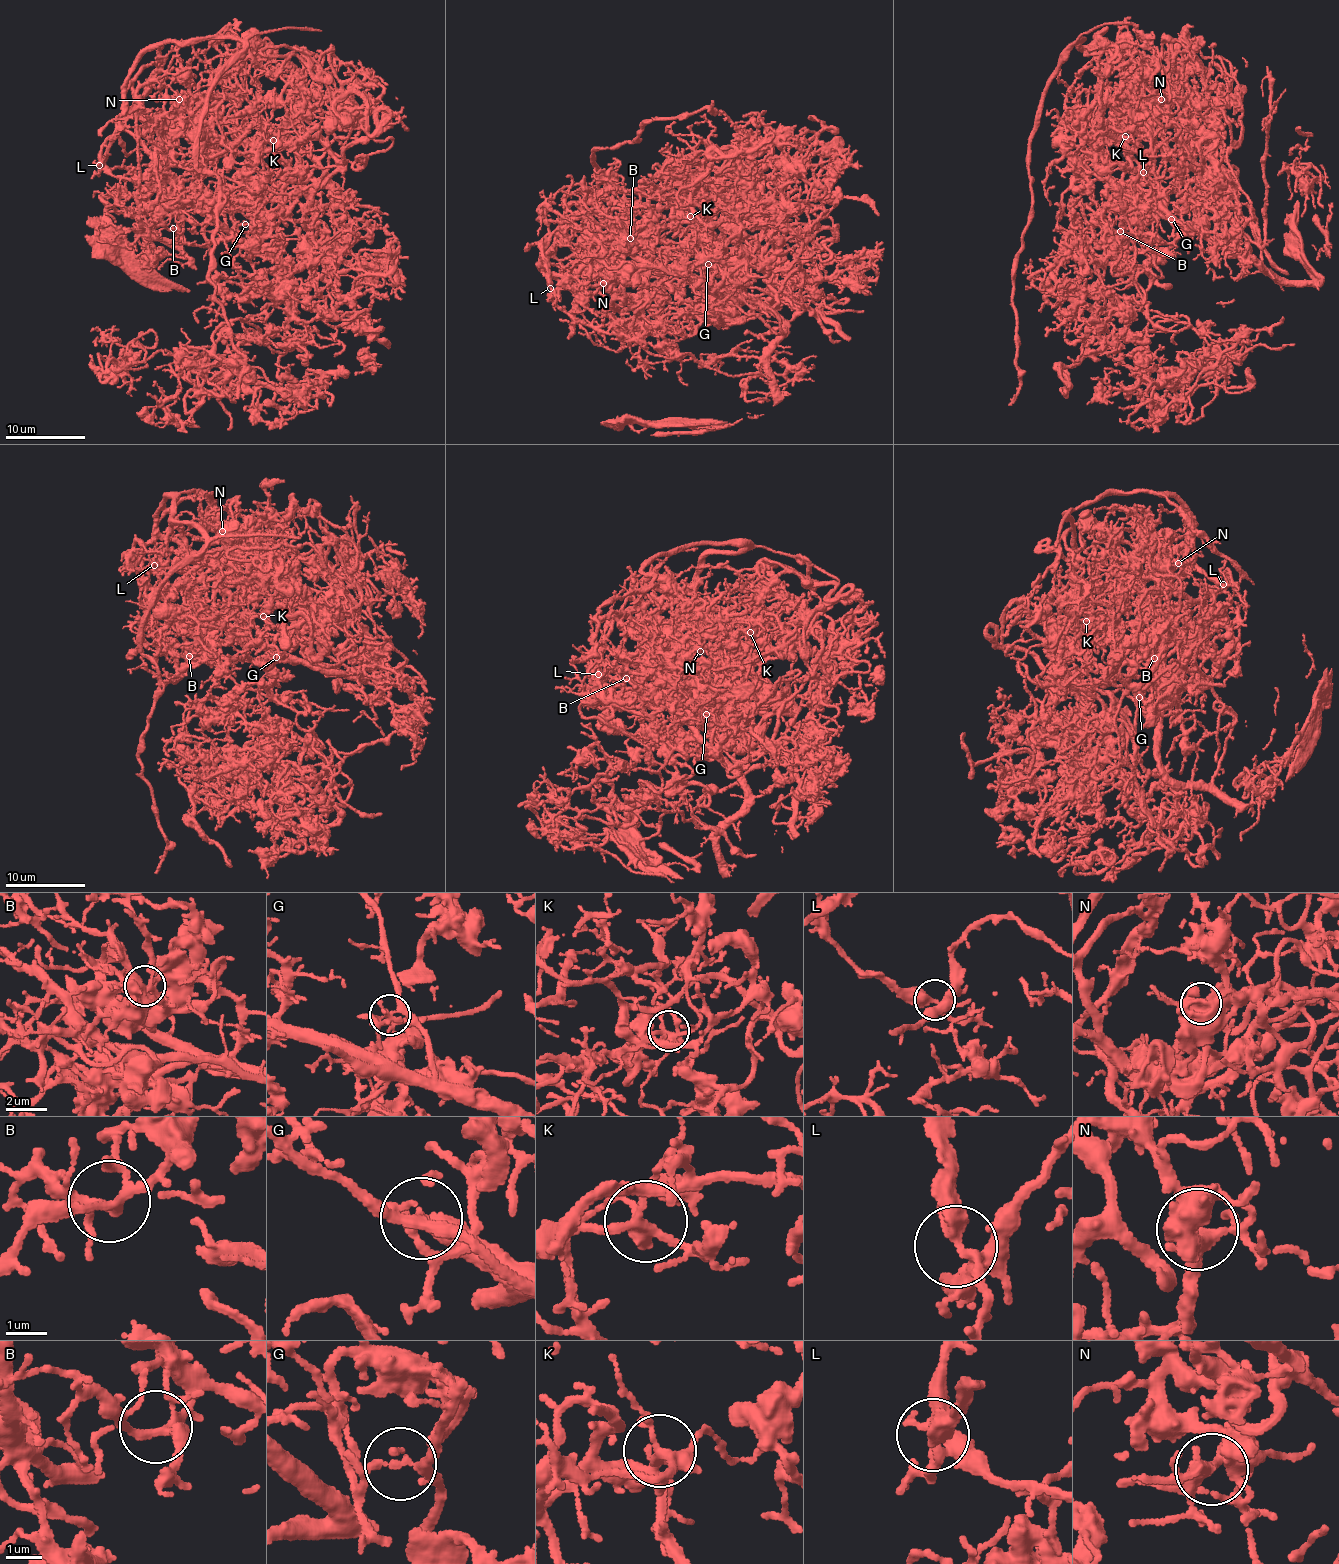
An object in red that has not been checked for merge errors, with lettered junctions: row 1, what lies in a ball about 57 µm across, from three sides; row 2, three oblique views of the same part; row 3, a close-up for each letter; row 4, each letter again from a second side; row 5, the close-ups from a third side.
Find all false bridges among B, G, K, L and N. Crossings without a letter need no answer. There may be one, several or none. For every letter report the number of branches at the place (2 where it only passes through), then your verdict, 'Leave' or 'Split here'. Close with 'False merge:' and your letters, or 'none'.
B: Branches: 4. Leave
G: Branches: 4. Split here
K: Branches: 4. Leave
L: Branches: 3. Split here
N: Branches: 3. Leave
False merge: G, L

